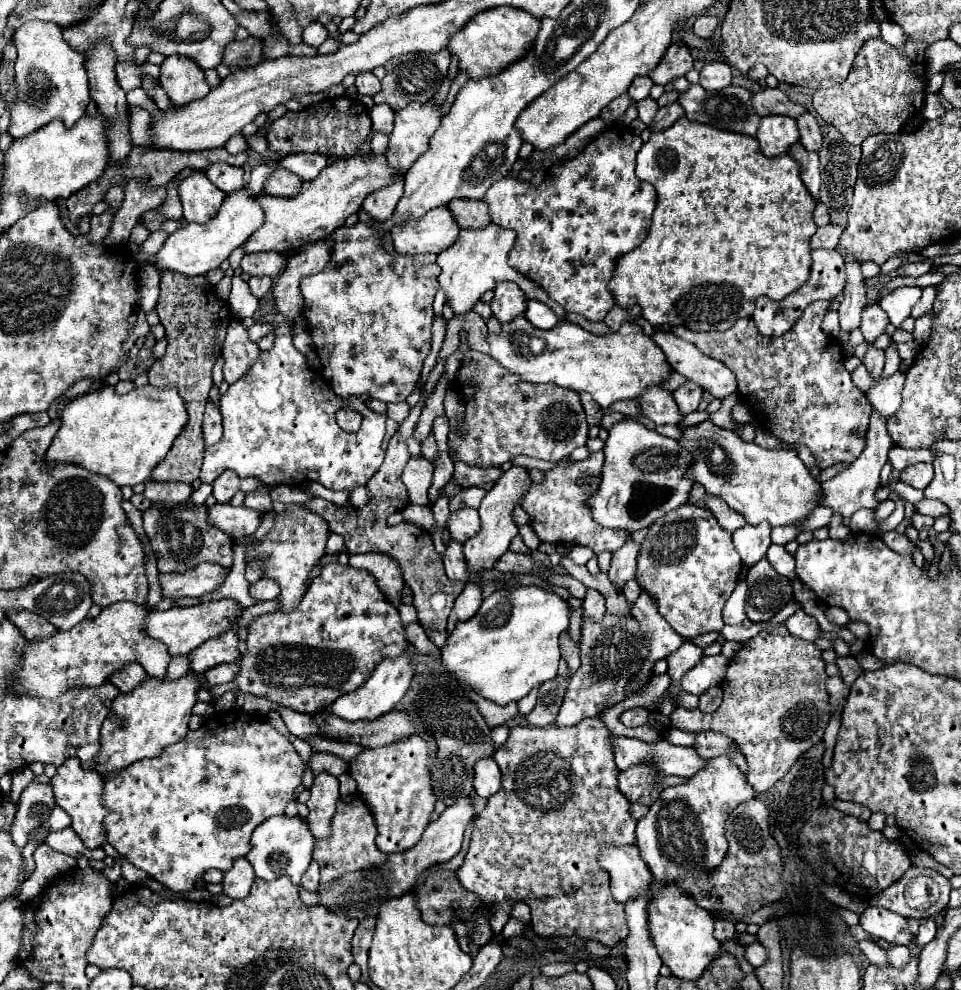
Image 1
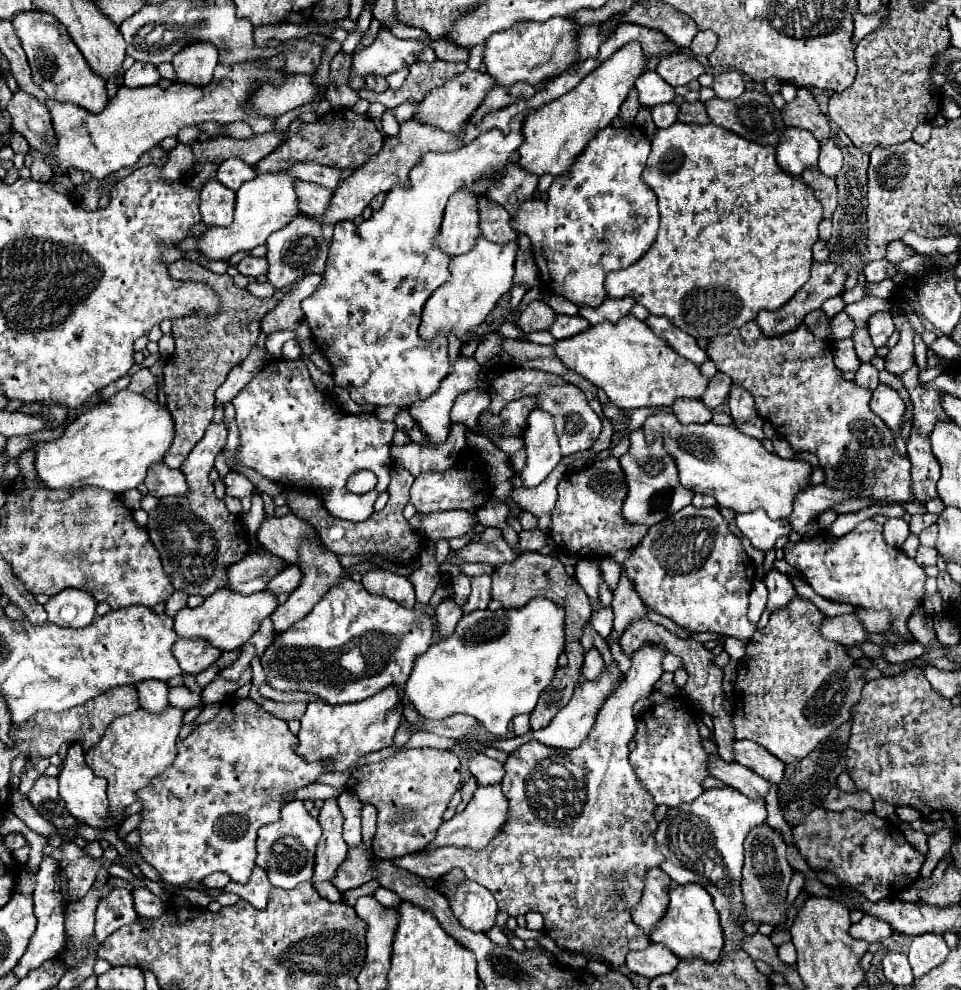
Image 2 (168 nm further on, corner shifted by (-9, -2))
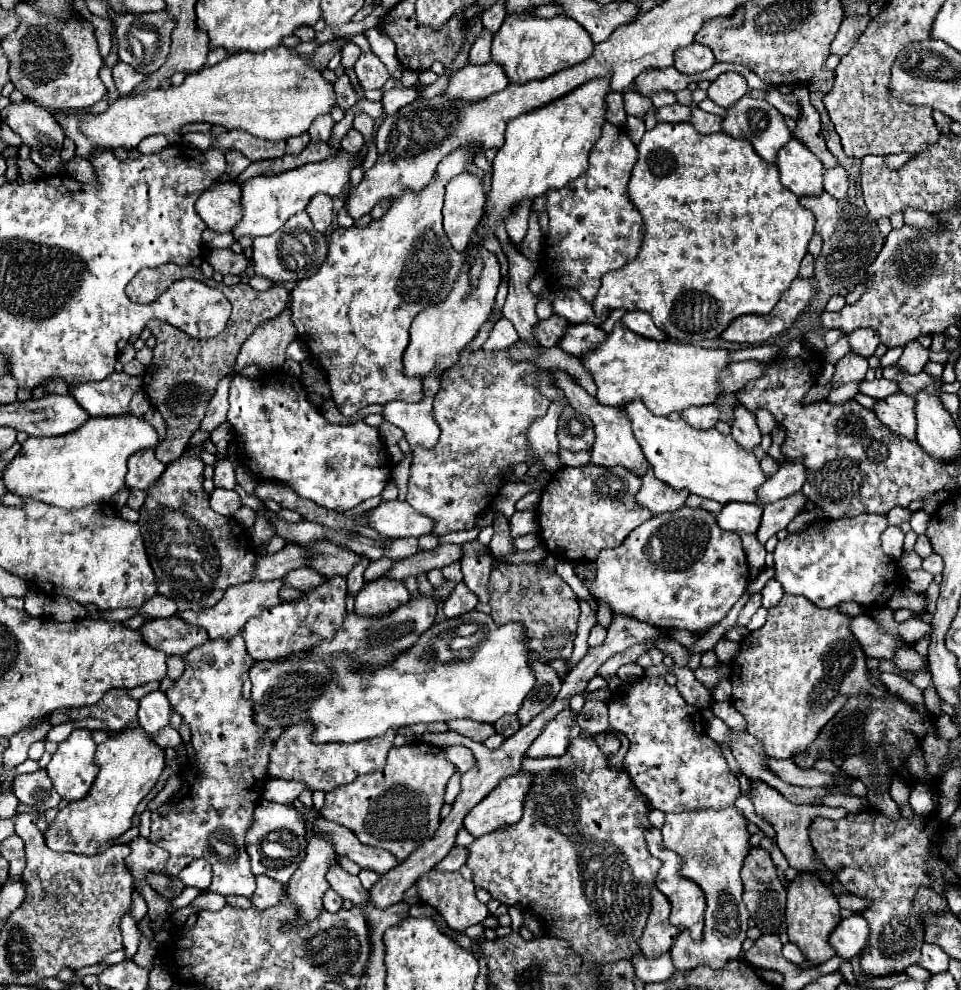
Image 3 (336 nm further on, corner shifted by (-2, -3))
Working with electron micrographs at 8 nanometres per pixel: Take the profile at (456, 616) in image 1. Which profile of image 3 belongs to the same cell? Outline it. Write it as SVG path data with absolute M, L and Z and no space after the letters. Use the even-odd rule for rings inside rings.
M478 539L468 541L462 545L462 573L464 573L464 583L466 587L478 595L482 603L490 601L488 593L488 577L492 571L494 557L490 555L488 547L482 545Z

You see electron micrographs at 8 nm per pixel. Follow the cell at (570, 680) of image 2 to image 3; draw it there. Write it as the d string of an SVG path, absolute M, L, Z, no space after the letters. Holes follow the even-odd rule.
M530 659L530 669L534 671L536 683L534 683L534 689L526 695L522 709L518 711L518 719L522 725L528 725L532 721L532 717L536 717L540 711L544 711L554 701L554 697L560 691L560 685L562 685L556 671L544 663L540 663L538 659Z

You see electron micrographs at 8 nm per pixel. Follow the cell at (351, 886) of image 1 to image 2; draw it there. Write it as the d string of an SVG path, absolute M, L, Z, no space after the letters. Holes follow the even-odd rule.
M477 786L471 802L467 804L467 808L459 814L455 814L449 822L443 822L439 826L437 838L425 848L425 852L439 848L439 846L455 846L455 848L473 848L473 850L481 850L485 848L491 838L501 830L501 826L505 824L507 818L507 800L501 792L501 786Z

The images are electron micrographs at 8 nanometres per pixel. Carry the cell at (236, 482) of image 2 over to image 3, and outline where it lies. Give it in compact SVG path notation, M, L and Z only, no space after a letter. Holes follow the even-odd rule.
M220 457L214 463L214 485L224 489L234 489L236 475L234 475L234 463L228 457Z

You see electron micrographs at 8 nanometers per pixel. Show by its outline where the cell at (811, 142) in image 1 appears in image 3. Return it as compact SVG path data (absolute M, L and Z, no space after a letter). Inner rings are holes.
M834 167L834 169L826 169L824 173L824 191L830 193L836 199L844 199L850 187L850 179L848 179L848 171L844 167Z

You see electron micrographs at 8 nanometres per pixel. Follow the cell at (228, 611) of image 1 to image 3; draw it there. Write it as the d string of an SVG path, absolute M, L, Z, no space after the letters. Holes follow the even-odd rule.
M278 579L278 581L248 581L248 583L238 583L234 587L230 587L224 597L210 609L202 609L202 611L182 611L178 613L186 623L192 623L192 625L200 625L208 631L208 637L210 639L232 639L236 633L240 633L242 625L250 619L250 617L256 617L258 613L262 613L264 609L268 607L274 607L278 603L282 603L280 599L280 589L284 587L284 581Z

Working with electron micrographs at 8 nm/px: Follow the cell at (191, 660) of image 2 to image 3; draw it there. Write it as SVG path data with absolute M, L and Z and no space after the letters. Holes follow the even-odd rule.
M178 615L166 619L148 619L140 627L140 633L150 647L160 649L166 655L184 655L194 645L208 641L204 629L198 629L198 625L186 625L186 621L180 621Z

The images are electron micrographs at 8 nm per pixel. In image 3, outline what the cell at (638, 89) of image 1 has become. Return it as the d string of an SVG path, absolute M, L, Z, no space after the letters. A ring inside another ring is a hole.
M662 91L662 93L654 93L654 95L650 97L650 101L652 101L652 105L654 105L654 107L674 105L674 103L676 103L676 95L674 95L674 93L670 93L670 91Z

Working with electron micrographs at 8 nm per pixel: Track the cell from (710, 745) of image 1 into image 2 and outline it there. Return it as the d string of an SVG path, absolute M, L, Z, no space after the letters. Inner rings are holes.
M735 740L733 742L735 762L751 768L759 776L765 776L765 780L779 784L783 778L783 762L777 760L773 754L769 754L763 746L751 740Z

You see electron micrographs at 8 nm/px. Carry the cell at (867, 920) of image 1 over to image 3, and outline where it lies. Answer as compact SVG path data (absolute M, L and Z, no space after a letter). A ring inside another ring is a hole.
M854 913L848 919L842 919L840 925L834 929L830 937L830 945L834 947L836 955L842 959L856 957L868 939L868 923L862 919L862 915Z

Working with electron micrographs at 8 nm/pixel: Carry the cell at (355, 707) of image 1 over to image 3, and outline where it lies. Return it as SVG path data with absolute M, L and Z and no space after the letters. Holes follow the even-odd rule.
M294 725L288 727L274 743L270 751L270 763L268 763L268 775L274 779L288 779L288 781L300 781L310 791L332 791L340 785L346 785L354 781L358 775L372 773L374 769L380 769L386 763L386 753L392 747L394 731L386 731L382 737L374 737L370 741L360 743L324 743L316 745L310 739L312 729L308 725Z

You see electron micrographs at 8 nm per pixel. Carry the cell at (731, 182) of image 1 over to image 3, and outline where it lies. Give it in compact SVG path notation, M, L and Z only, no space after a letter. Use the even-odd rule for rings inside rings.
M658 123L652 131L646 131L642 141L638 143L638 161L632 169L632 177L628 183L628 197L632 205L640 211L644 219L644 239L640 245L638 255L634 261L630 261L626 267L618 271L610 271L602 277L602 285L592 301L594 313L602 315L604 311L612 309L624 309L624 311L646 311L652 315L654 325L662 329L670 339L674 341L688 341L696 343L702 339L716 339L720 333L740 315L766 315L774 309L780 295L790 287L790 283L796 279L800 261L808 253L808 241L814 235L814 213L806 211L794 193L786 189L780 183L778 167L772 163L766 163L746 139L734 139L728 133L714 133L714 135L702 135L694 129L692 123Z

